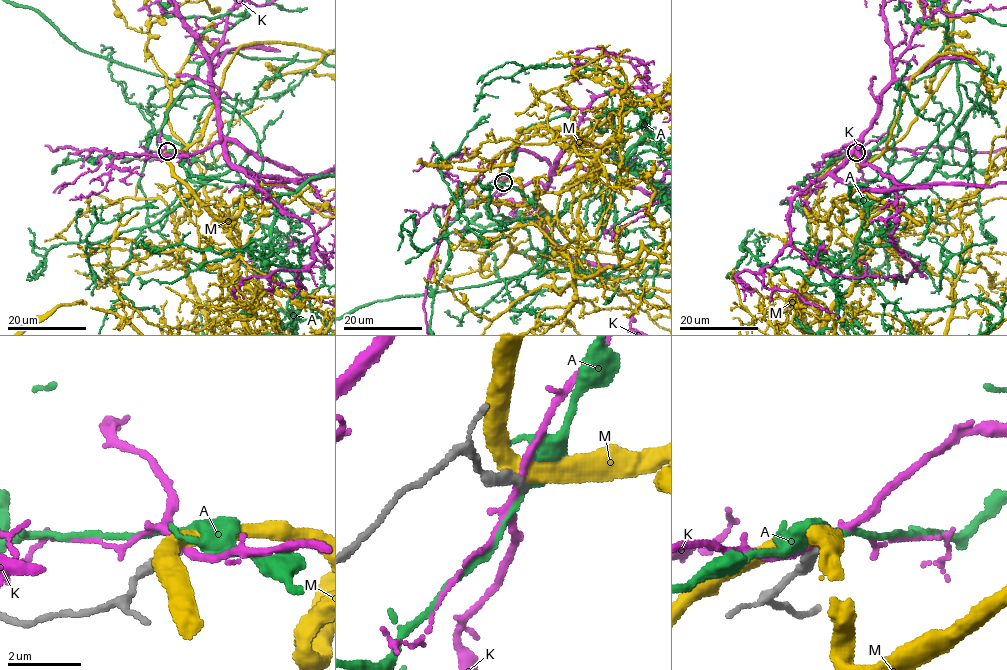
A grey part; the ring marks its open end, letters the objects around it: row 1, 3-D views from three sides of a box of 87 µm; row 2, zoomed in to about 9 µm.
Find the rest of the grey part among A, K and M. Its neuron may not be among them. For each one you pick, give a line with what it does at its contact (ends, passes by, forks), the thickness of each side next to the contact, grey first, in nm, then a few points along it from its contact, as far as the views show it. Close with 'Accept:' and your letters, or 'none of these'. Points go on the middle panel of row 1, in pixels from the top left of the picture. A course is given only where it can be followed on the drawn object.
Accept: none of these

